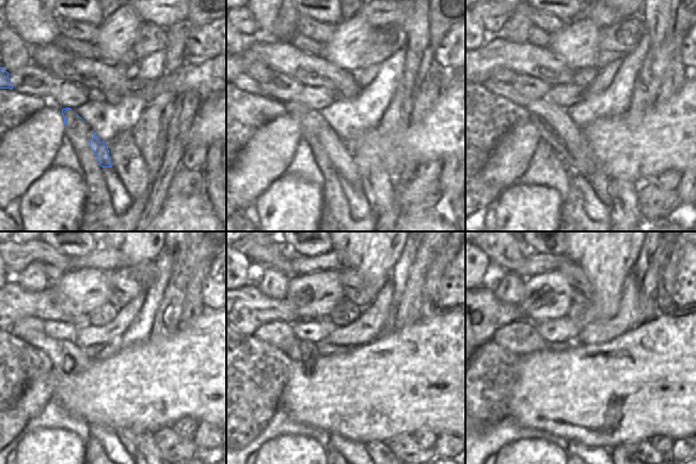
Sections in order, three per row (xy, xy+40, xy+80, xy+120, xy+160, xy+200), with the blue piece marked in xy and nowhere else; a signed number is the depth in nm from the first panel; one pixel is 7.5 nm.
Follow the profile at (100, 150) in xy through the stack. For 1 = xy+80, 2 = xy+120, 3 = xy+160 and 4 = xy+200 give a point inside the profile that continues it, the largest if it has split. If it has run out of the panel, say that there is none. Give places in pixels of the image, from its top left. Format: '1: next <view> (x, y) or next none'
1: next xy+80 (540, 110)
2: next xy+120 (65, 355)
3: next xy+160 (280, 334)
4: next xy+200 (520, 337)

